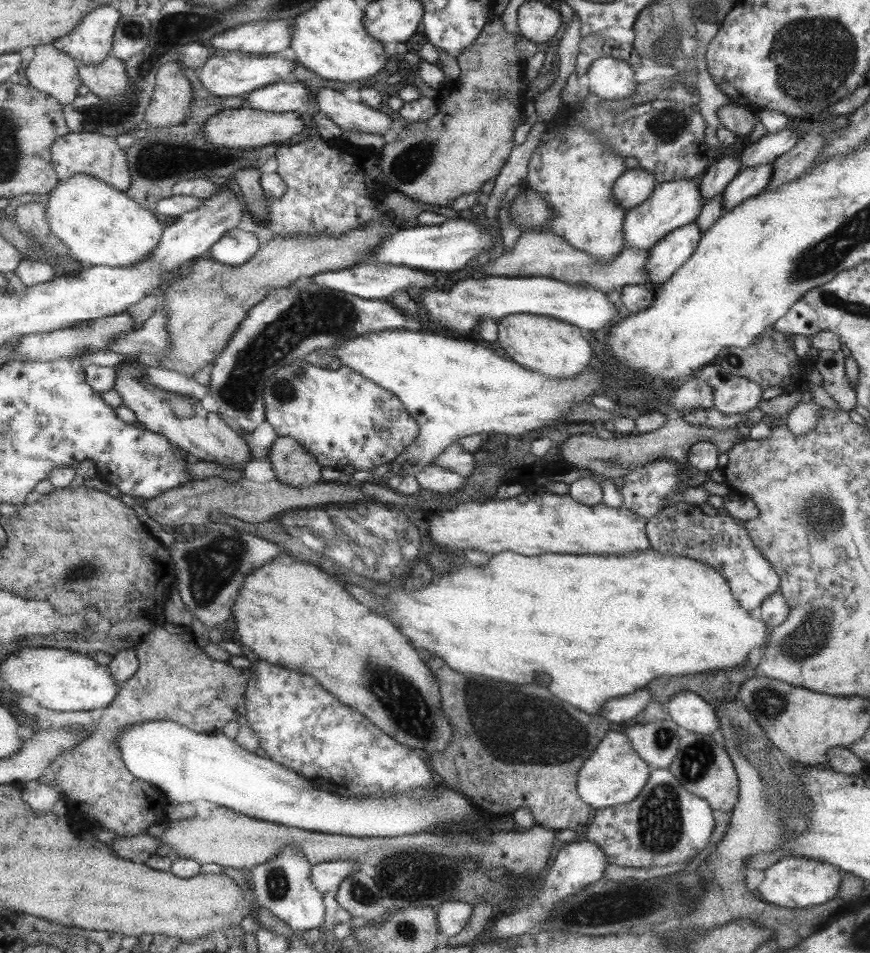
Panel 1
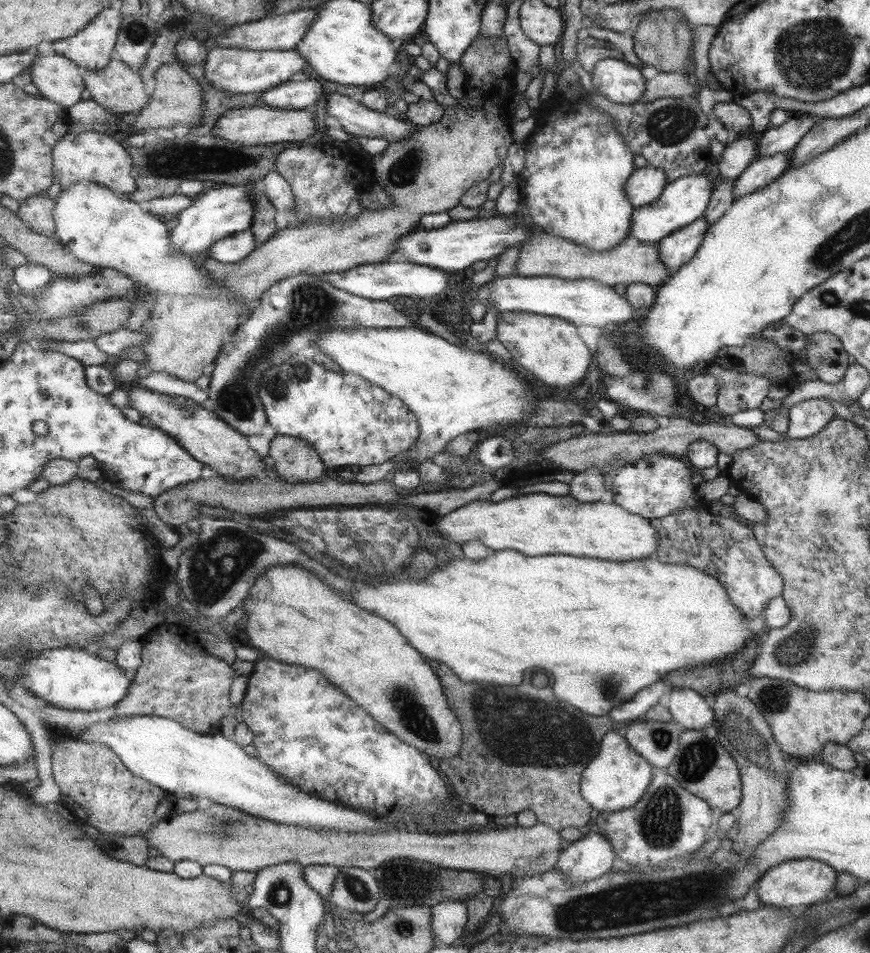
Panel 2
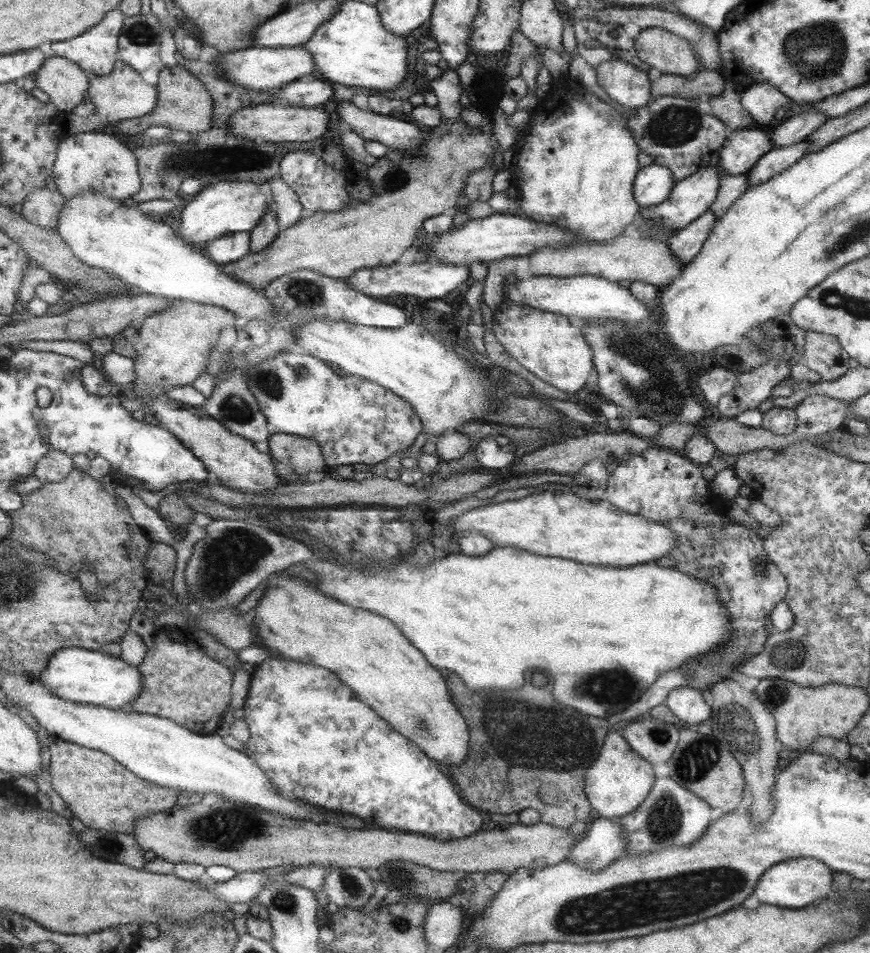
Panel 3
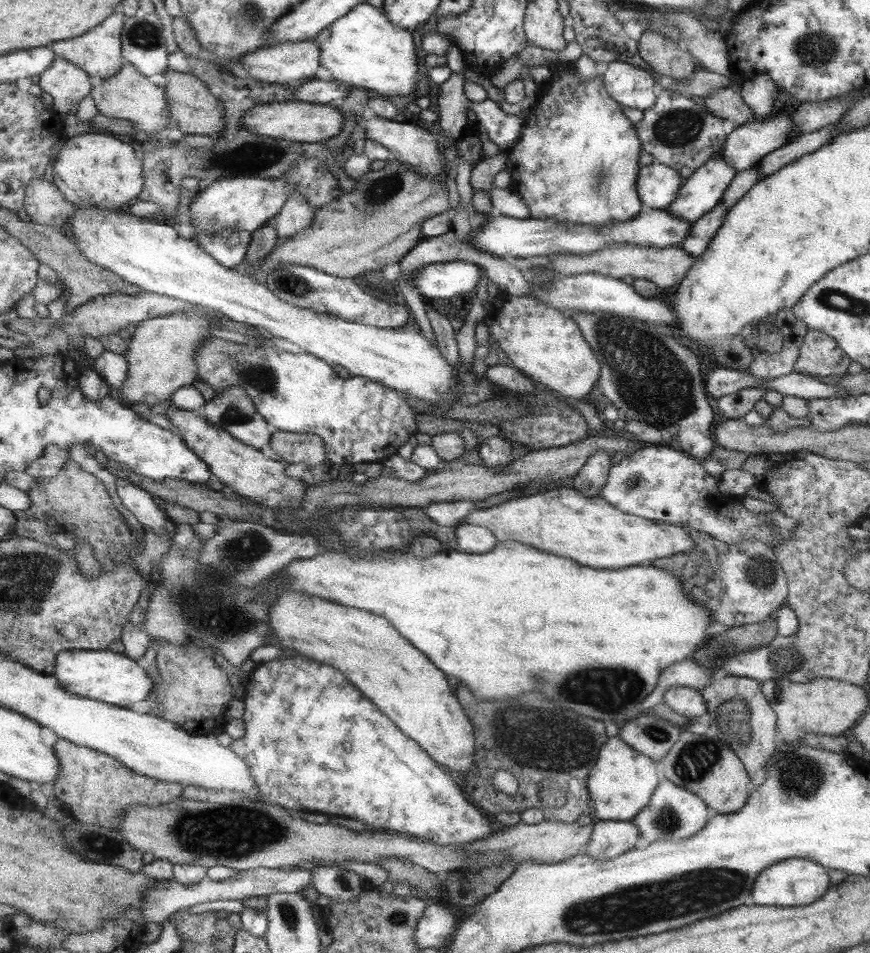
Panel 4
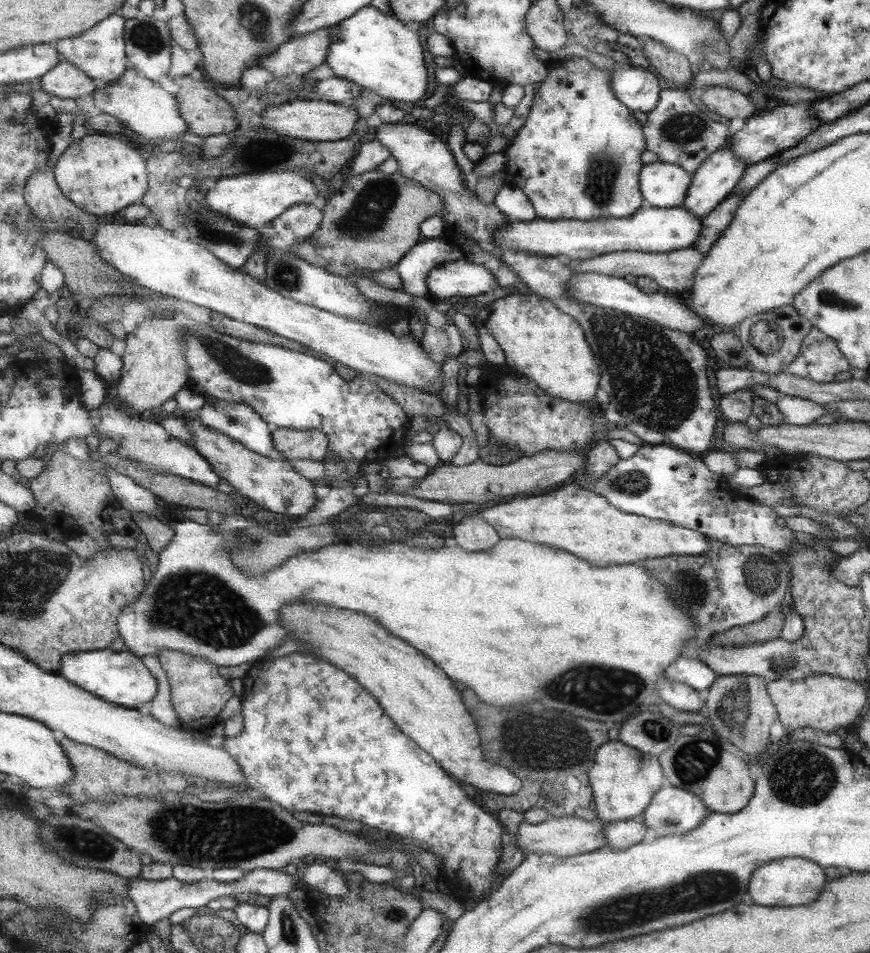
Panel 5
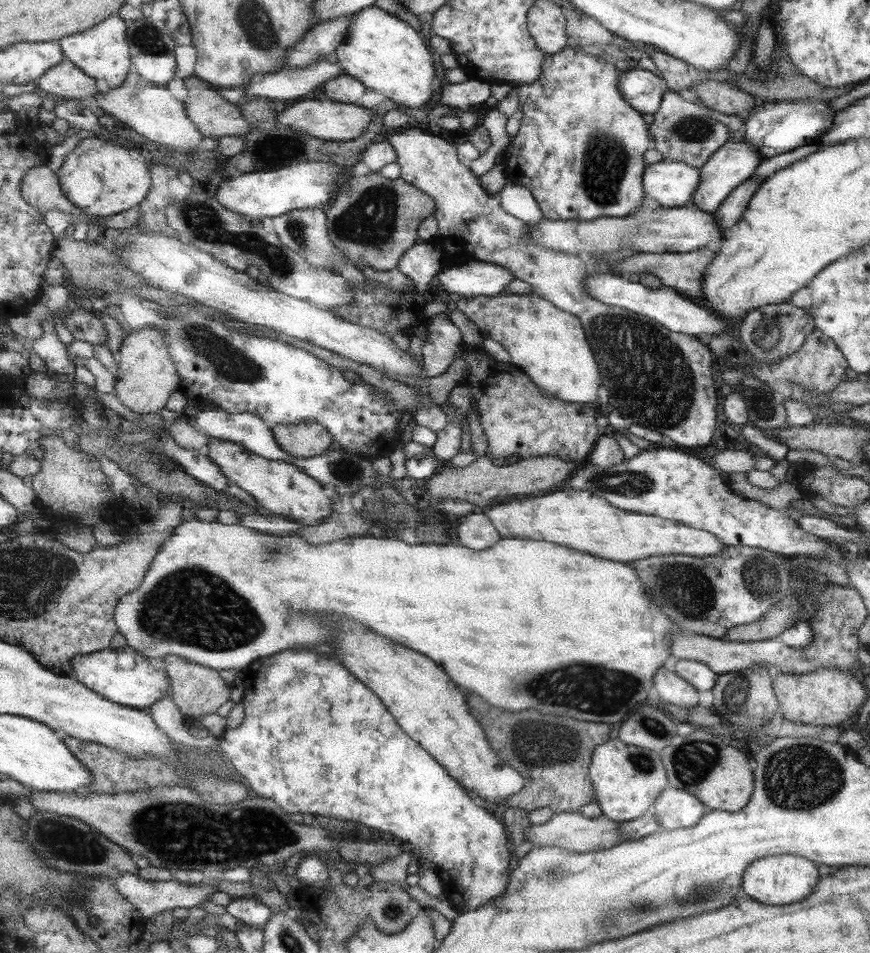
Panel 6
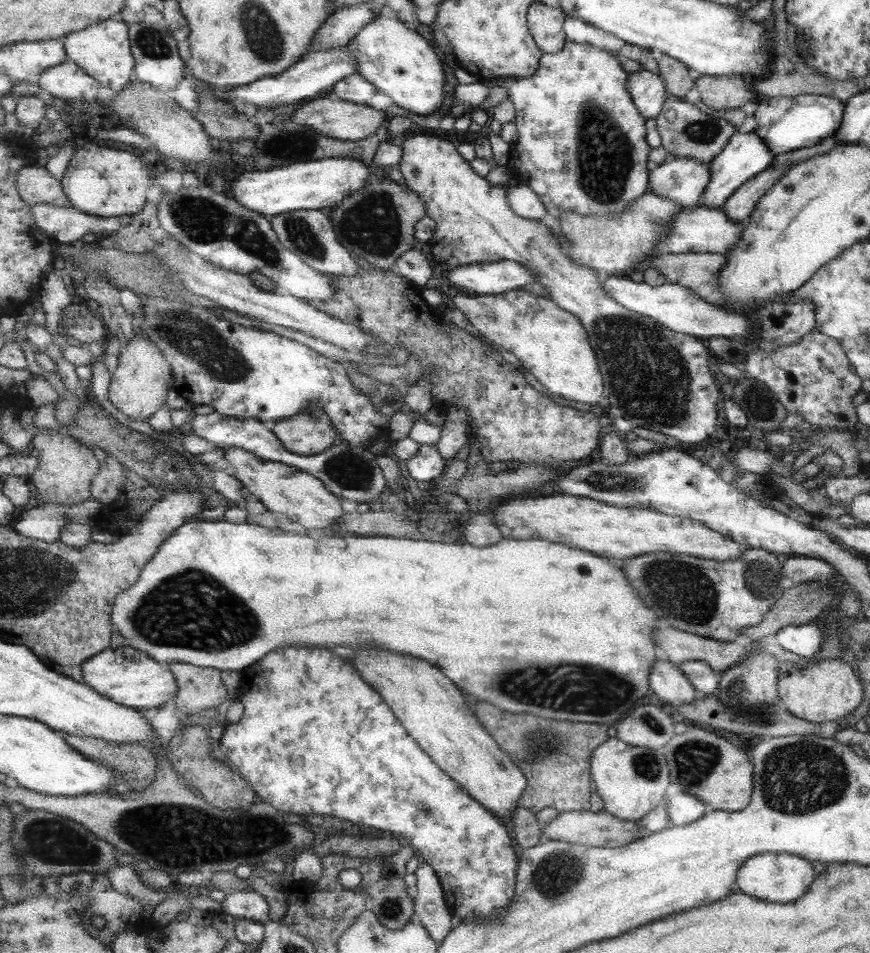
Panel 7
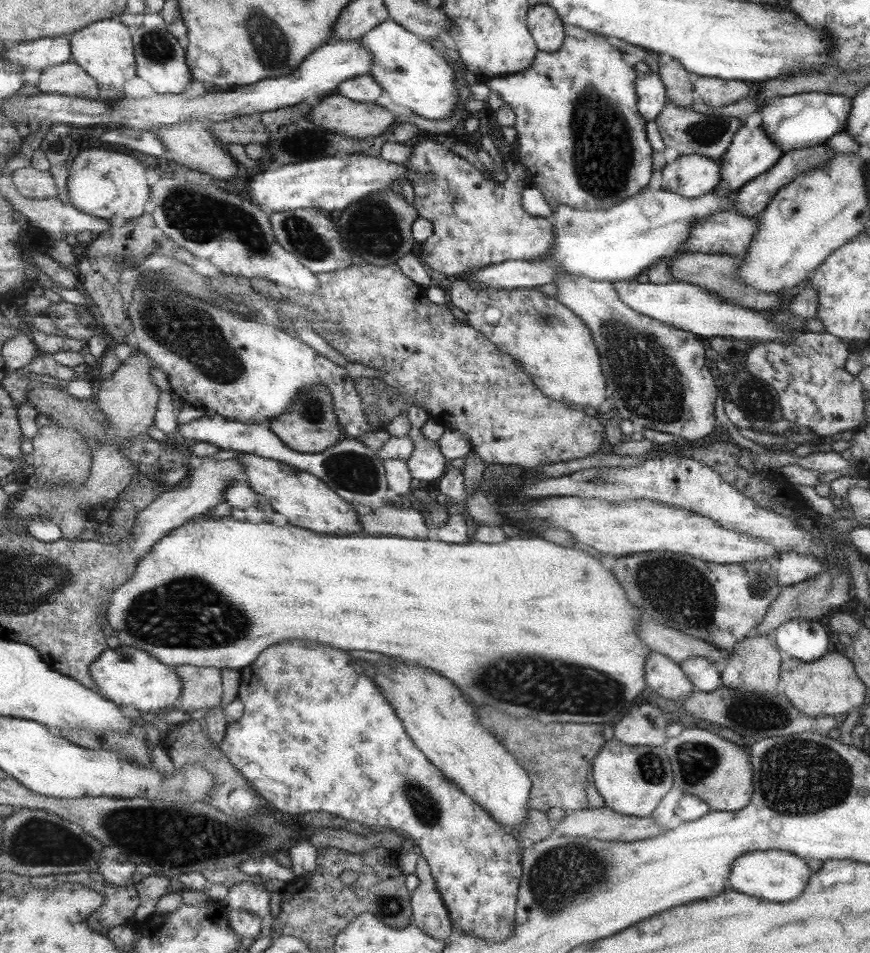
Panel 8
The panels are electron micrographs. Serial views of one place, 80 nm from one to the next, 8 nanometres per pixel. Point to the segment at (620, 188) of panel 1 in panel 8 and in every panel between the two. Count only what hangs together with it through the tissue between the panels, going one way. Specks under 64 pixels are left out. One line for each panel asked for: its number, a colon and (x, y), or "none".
2: (644, 185)
3: (653, 184)
4: (657, 185)
5: (663, 185)
6: (667, 184)
7: (683, 180)
8: (691, 175)

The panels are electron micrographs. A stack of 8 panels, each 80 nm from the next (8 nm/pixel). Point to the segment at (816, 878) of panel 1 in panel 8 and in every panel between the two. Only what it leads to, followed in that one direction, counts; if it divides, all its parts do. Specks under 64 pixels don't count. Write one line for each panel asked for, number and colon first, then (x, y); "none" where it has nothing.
2: (806, 881)
3: (793, 884)
4: (794, 882)
5: (793, 881)
6: (781, 879)
7: (781, 877)
8: (773, 875)

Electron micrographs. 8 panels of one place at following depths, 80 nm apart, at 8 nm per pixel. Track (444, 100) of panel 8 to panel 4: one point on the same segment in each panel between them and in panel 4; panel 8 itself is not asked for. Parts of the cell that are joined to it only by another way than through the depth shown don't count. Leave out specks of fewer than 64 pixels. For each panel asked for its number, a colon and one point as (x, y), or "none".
4: (364, 48)
5: (377, 51)
6: (386, 54)
7: (392, 56)

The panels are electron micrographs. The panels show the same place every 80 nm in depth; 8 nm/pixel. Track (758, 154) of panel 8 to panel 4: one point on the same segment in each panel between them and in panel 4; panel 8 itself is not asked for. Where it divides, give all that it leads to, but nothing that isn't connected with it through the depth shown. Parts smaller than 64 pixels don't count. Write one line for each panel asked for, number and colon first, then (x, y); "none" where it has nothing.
4: (701, 192)
5: (714, 180)
6: (733, 163)
7: (745, 155)

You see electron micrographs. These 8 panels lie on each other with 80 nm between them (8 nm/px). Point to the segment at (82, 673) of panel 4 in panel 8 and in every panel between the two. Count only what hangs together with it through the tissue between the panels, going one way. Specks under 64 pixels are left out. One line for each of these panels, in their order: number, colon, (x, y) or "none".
5: (121, 677)
6: (124, 676)
7: (126, 675)
8: (133, 678)

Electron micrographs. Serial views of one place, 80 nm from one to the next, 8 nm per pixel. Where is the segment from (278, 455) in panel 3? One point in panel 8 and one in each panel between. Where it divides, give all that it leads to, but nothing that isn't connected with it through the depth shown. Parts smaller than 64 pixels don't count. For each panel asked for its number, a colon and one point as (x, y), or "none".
4: (290, 447)
5: (313, 444)
6: (308, 440)
7: (311, 432)
8: (311, 426)

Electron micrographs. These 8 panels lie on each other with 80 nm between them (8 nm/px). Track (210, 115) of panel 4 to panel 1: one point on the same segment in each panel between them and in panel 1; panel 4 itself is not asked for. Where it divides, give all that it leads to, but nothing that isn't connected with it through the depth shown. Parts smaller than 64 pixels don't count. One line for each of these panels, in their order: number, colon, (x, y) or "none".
1: (171, 105)
2: (177, 100)
3: (184, 103)

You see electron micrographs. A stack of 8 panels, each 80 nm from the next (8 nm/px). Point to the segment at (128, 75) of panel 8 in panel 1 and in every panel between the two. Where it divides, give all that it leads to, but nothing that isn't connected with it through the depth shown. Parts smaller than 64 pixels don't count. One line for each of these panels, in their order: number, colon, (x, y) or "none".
1: (91, 42)
2: (92, 48)
3: (96, 51)
4: (99, 52)
5: (101, 51)
6: (103, 52)
7: (104, 50)

